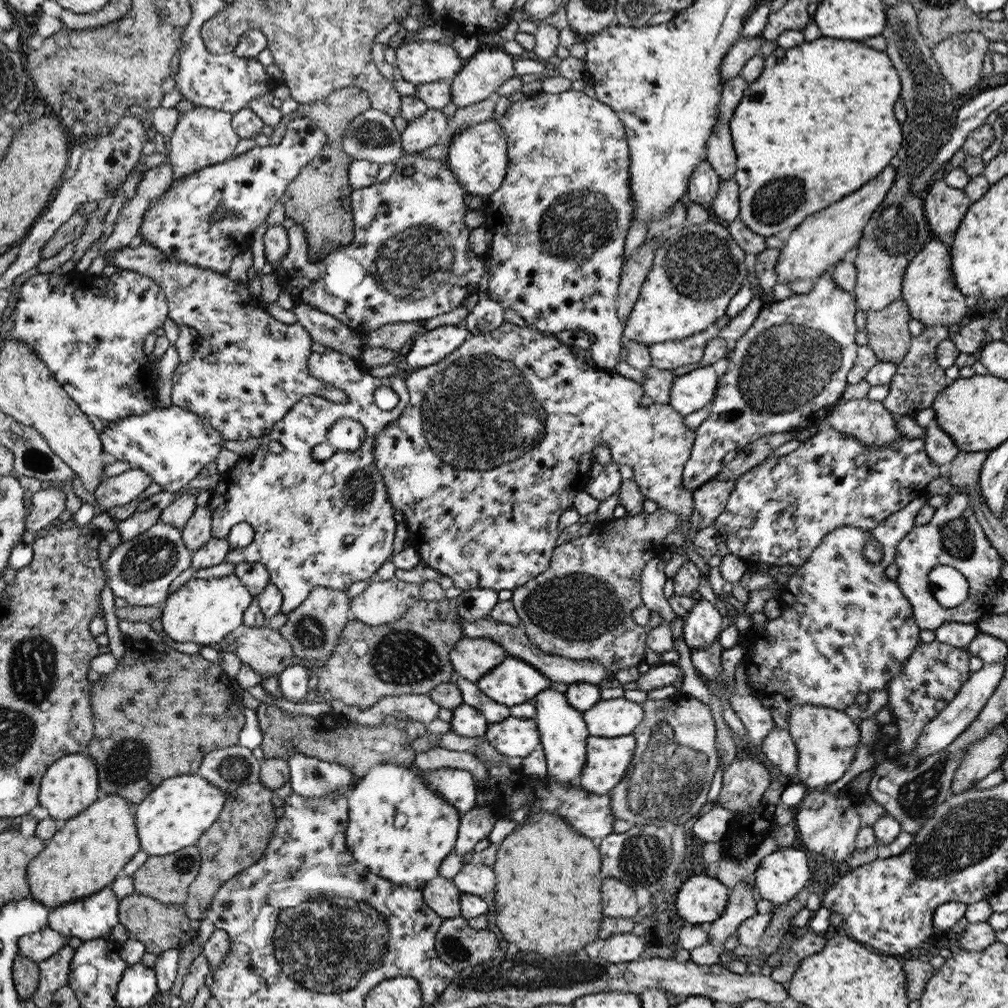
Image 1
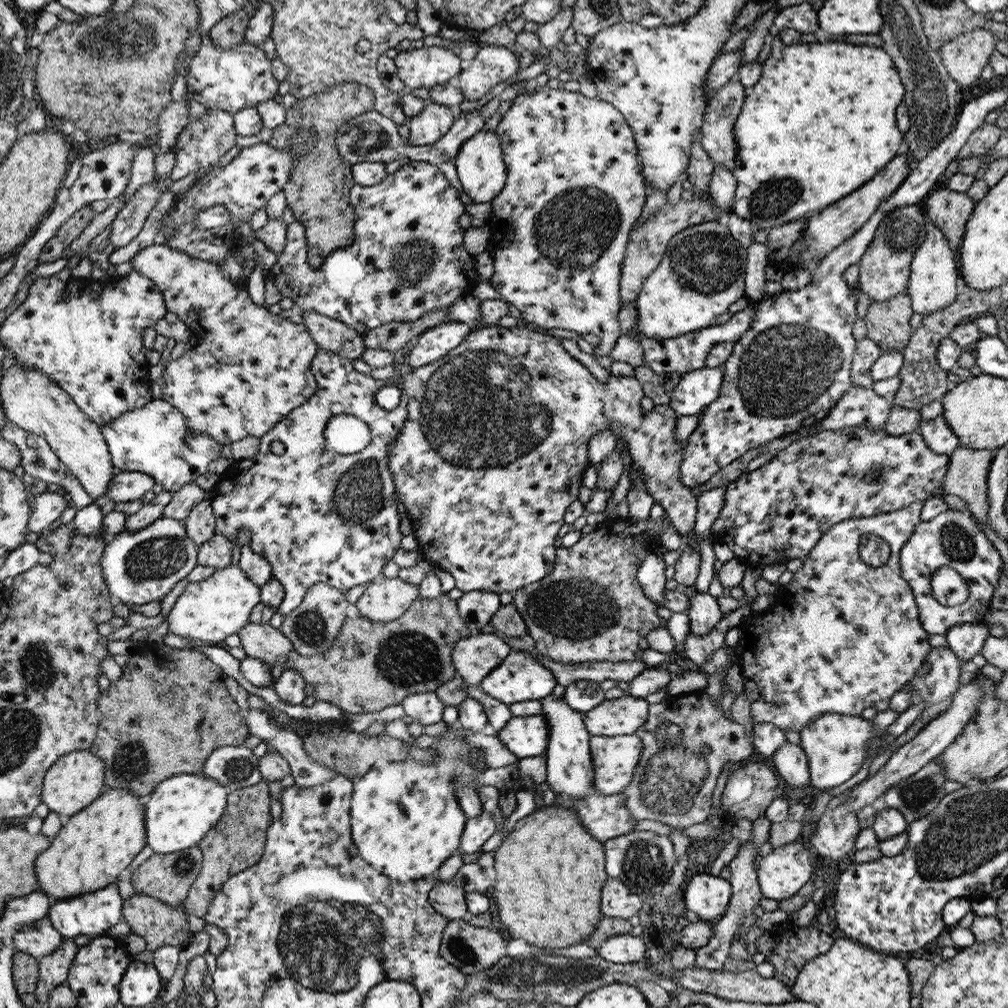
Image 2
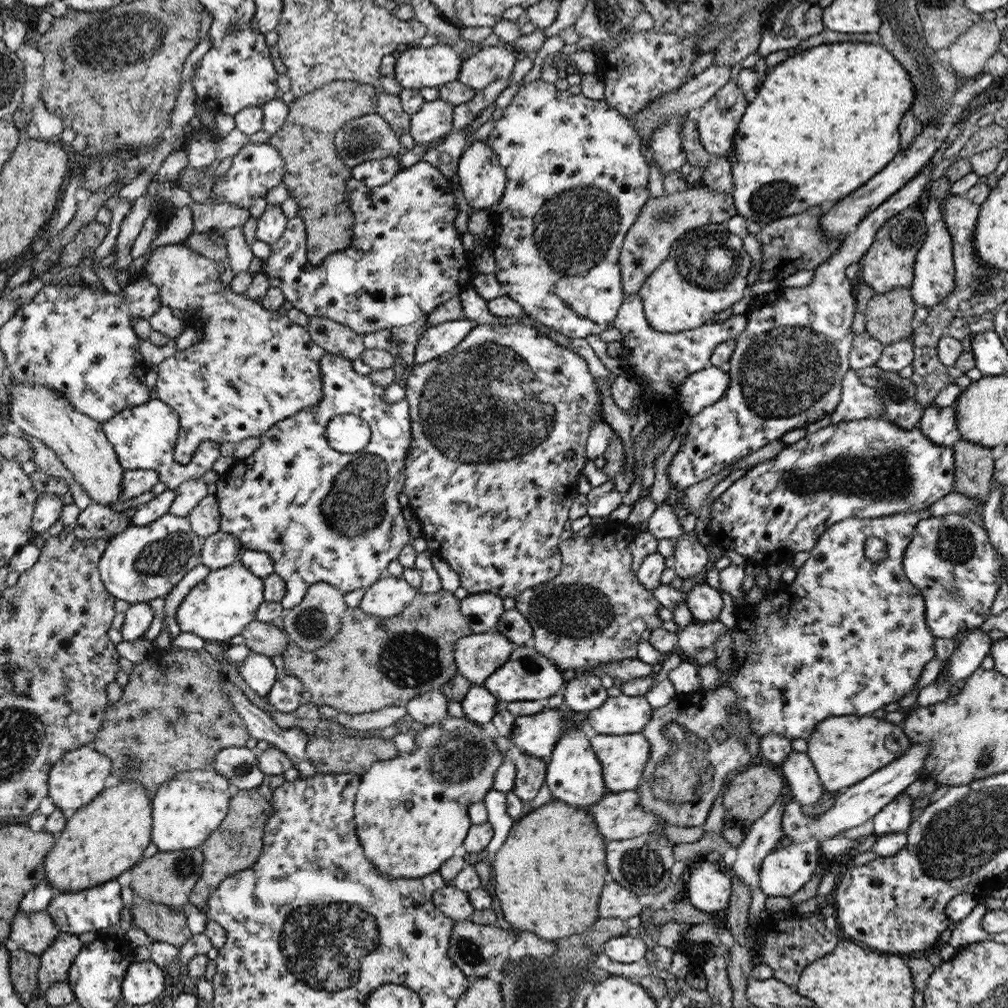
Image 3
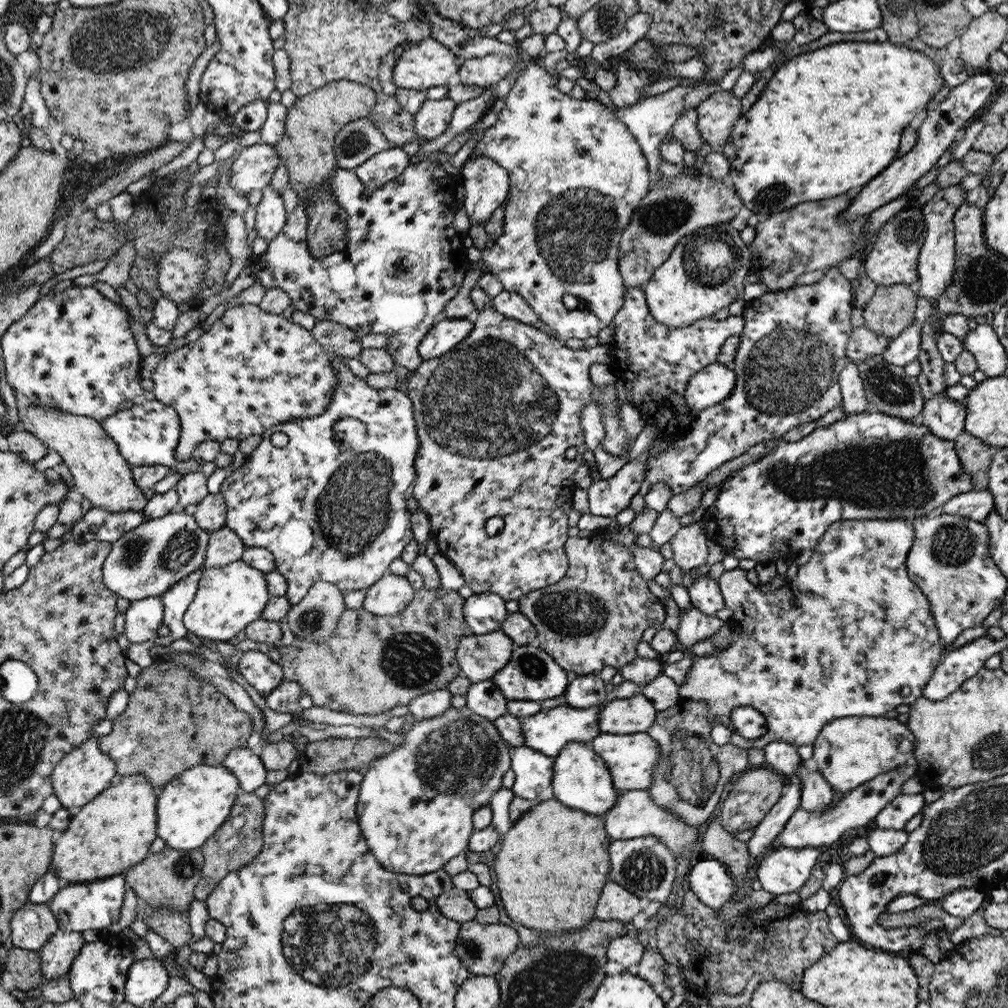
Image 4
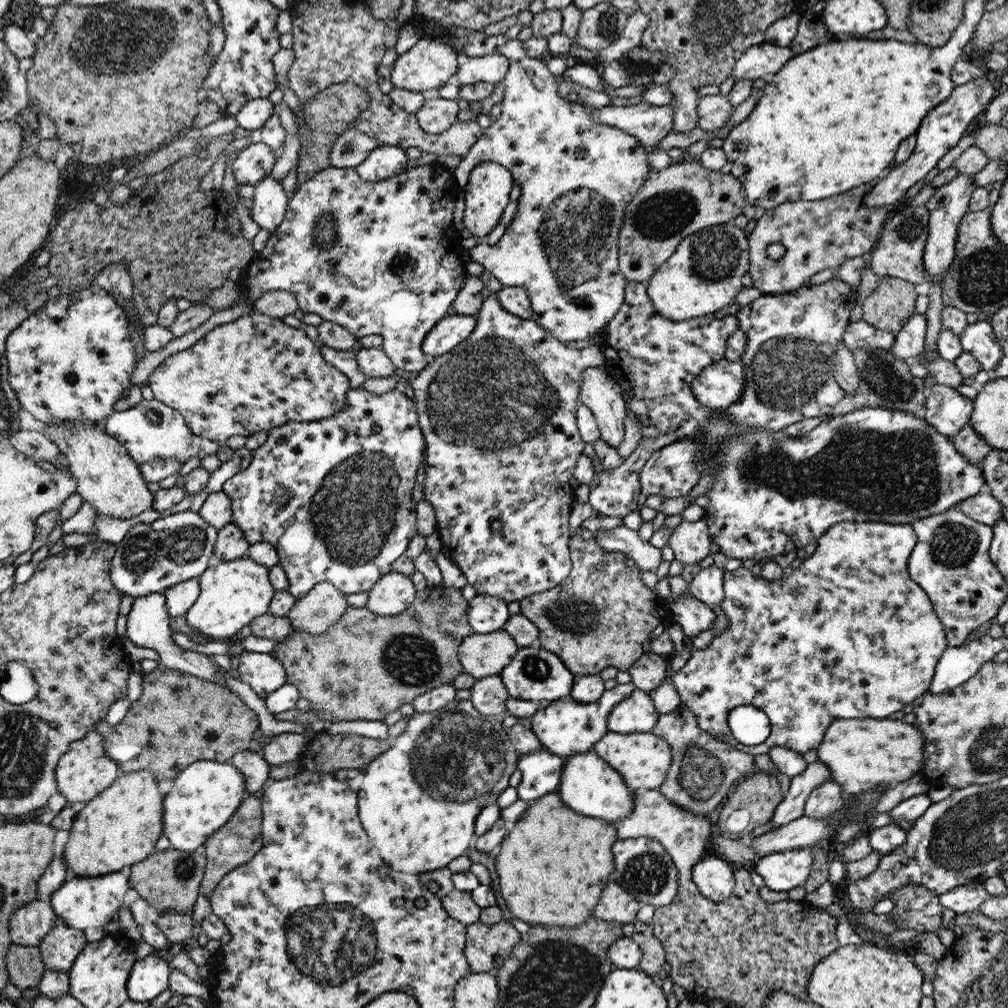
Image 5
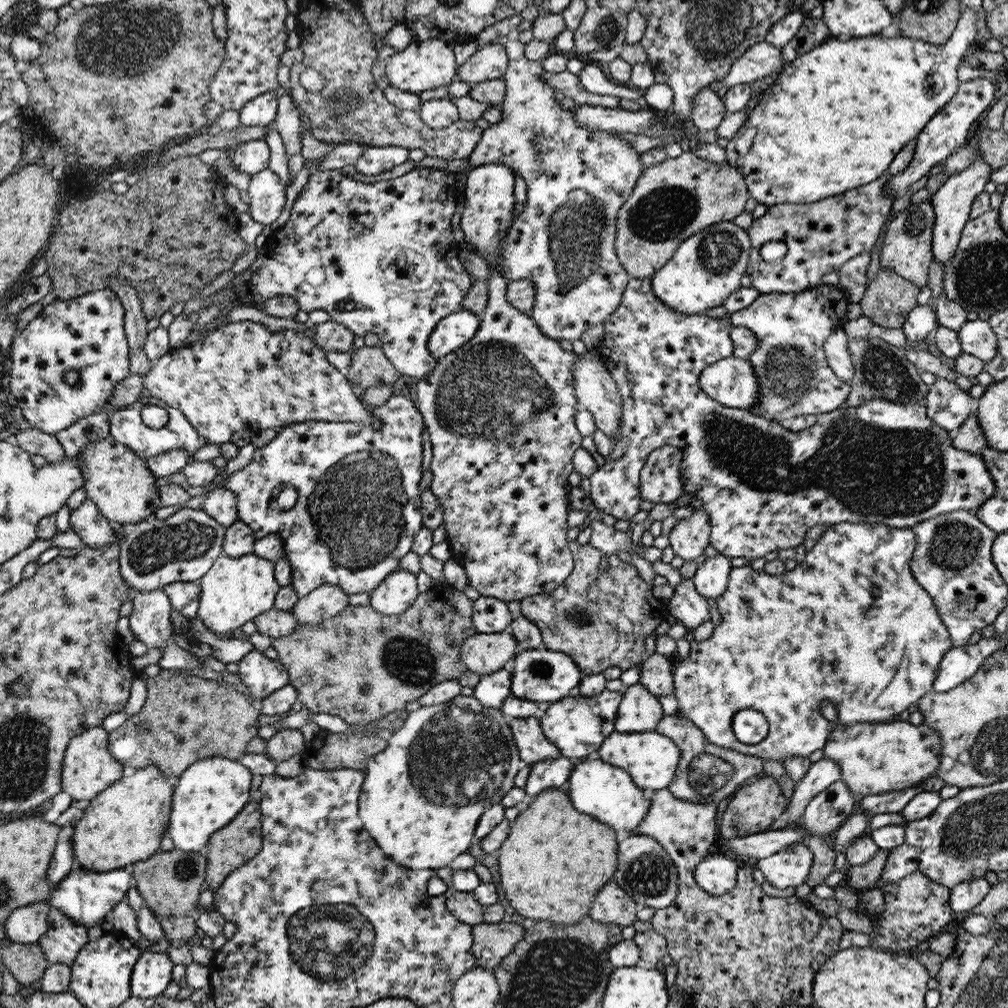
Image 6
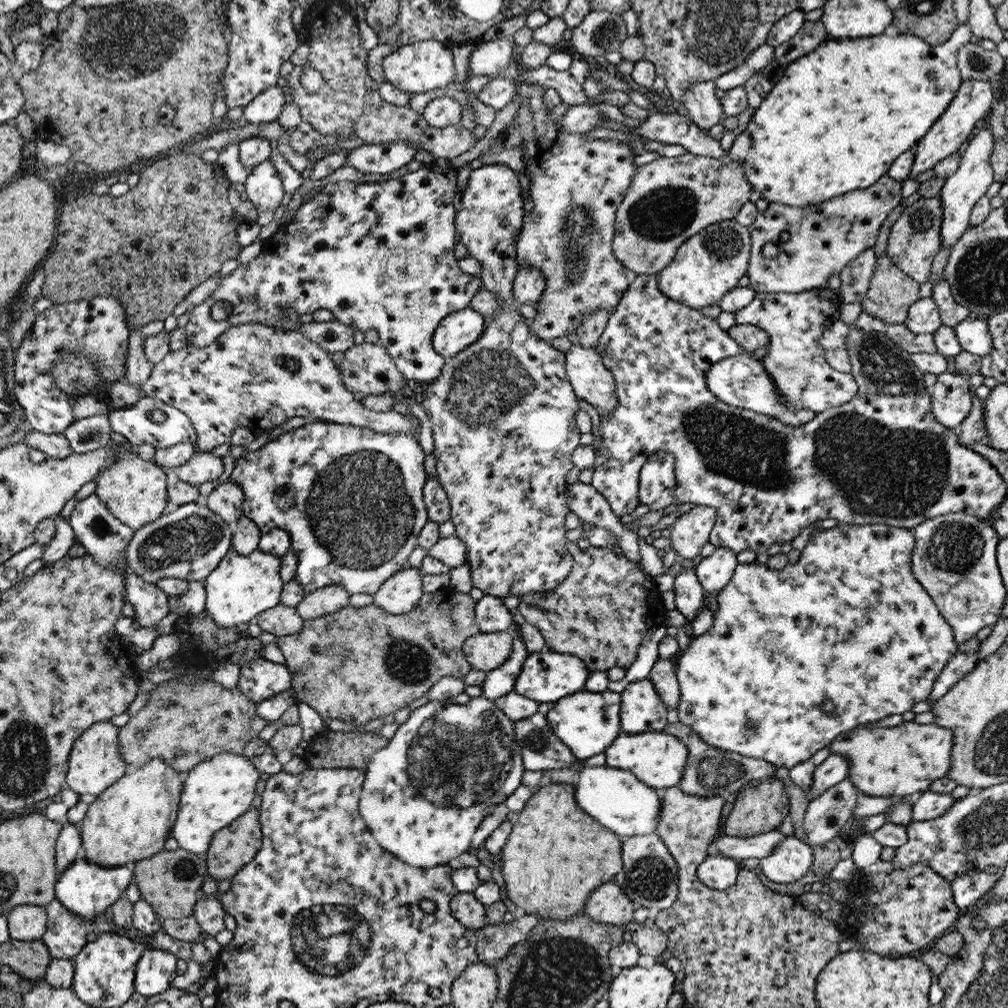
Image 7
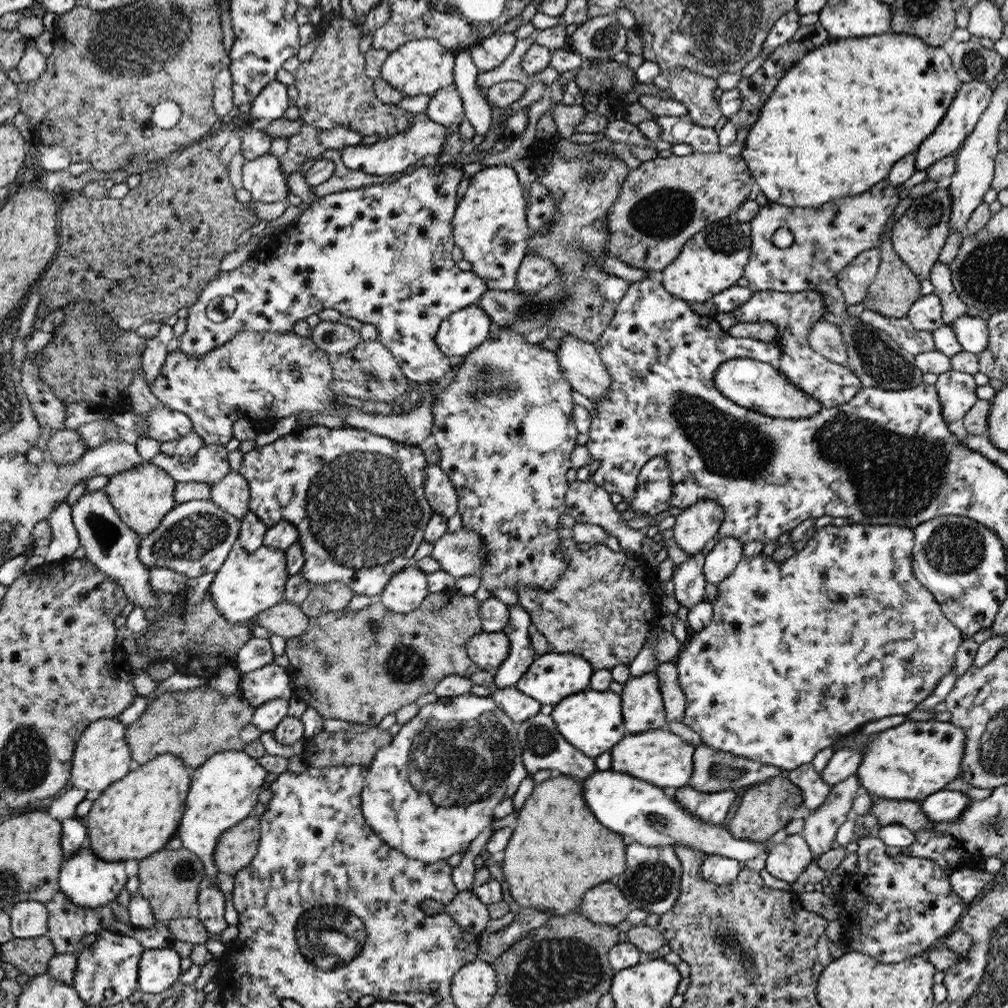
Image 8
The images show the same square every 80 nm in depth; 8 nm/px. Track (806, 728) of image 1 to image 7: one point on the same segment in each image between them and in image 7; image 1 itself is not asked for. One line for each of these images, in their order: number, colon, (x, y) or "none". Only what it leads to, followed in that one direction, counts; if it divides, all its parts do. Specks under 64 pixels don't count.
2: (836, 745)
3: (844, 751)
4: (850, 751)
5: (861, 754)
6: (875, 758)
7: (896, 762)

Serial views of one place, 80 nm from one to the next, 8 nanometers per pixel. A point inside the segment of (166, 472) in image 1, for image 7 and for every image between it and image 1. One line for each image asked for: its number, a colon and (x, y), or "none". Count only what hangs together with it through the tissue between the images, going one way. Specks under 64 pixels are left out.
2: (153, 439)
3: (144, 437)
4: (147, 433)
5: (170, 437)
6: (126, 425)
7: (131, 422)

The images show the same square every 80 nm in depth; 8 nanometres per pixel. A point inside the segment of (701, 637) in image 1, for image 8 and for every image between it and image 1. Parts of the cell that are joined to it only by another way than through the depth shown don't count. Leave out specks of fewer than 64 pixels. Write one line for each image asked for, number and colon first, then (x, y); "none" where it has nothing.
2: (704, 612)
3: (705, 603)
4: (705, 594)
5: (707, 586)
6: (710, 580)
7: (714, 571)
8: (727, 553)

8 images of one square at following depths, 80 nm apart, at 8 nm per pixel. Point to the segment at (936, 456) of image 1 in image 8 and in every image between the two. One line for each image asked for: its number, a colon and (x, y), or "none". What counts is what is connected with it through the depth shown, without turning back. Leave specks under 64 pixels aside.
2: (940, 438)
3: (939, 424)
4: (944, 417)
5: (948, 411)
6: (947, 405)
7: (951, 400)
8: (956, 390)

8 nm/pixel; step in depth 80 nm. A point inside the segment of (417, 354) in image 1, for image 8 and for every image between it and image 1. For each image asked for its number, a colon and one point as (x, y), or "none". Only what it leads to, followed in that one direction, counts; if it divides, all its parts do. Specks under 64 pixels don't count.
2: (435, 343)
3: (435, 341)
4: (447, 334)
5: (449, 333)
6: (459, 328)
7: (457, 332)
8: (467, 329)

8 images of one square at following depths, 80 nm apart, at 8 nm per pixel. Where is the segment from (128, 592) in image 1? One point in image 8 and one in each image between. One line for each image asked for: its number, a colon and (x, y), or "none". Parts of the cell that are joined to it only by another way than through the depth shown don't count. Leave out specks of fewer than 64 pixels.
2: (141, 567)
3: (144, 562)
4: (147, 561)
5: (154, 556)
6: (155, 552)
7: (189, 542)
8: (195, 537)

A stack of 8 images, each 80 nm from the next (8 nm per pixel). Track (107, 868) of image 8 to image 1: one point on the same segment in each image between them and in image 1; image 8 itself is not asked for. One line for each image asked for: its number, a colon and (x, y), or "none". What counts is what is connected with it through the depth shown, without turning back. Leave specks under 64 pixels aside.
1: (89, 918)
2: (90, 914)
3: (89, 910)
4: (88, 906)
5: (83, 902)
6: (87, 897)
7: (87, 889)

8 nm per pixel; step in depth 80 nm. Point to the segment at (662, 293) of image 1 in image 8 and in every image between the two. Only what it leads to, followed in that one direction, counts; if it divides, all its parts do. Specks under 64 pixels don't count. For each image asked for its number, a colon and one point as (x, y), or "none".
2: (702, 273)
3: (706, 271)
4: (705, 272)
5: (705, 273)
6: (707, 267)
7: (708, 265)
8: (713, 260)

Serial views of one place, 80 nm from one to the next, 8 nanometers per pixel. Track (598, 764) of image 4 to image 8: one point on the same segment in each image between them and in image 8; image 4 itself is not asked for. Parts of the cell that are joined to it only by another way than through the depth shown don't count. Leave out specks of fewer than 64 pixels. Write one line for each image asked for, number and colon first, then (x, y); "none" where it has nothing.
5: (589, 785)
6: (607, 793)
7: (616, 798)
8: (643, 813)

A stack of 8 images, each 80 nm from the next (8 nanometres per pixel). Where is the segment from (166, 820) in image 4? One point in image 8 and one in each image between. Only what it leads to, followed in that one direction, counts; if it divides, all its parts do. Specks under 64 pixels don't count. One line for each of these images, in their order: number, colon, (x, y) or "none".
5: (206, 795)
6: (212, 792)
7: (217, 792)
8: (225, 789)

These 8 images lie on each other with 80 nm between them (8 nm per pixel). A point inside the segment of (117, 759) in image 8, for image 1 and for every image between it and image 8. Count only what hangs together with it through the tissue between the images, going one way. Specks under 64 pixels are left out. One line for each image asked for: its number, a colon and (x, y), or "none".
1: (69, 788)
2: (75, 782)
3: (75, 781)
4: (82, 775)
5: (87, 770)
6: (90, 767)
7: (97, 762)

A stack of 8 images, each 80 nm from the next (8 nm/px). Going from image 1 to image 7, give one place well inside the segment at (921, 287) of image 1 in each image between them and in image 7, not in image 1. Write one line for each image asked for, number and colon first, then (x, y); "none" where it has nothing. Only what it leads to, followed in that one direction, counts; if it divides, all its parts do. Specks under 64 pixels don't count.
2: (934, 285)
3: (934, 271)
4: (937, 256)
5: (948, 205)
6: (952, 202)
7: (960, 192)

